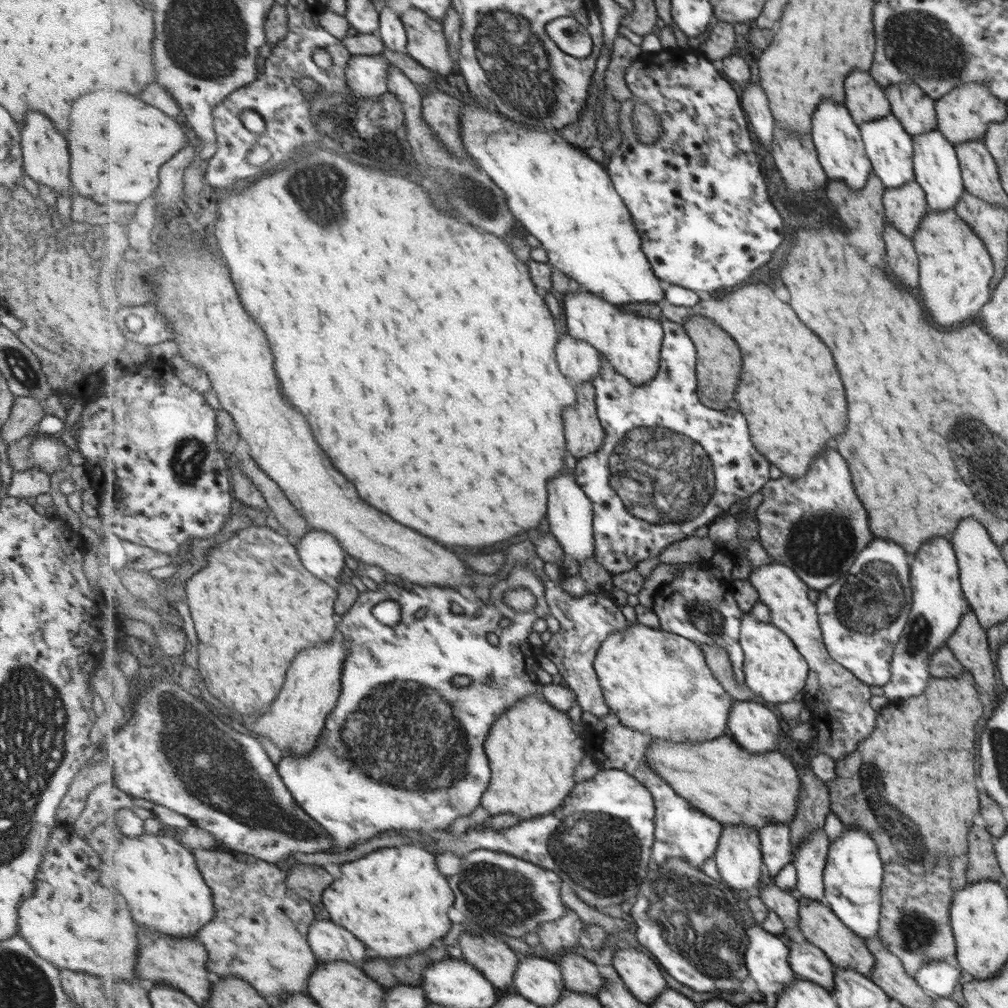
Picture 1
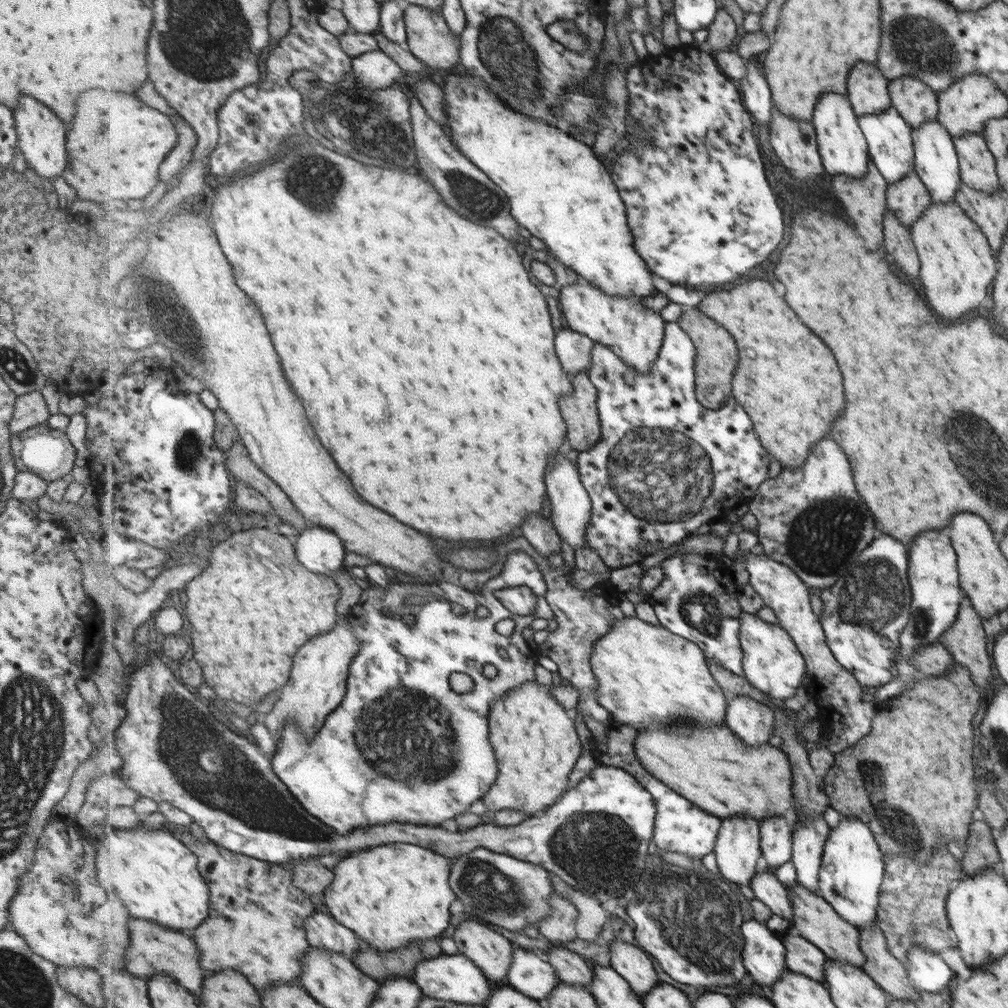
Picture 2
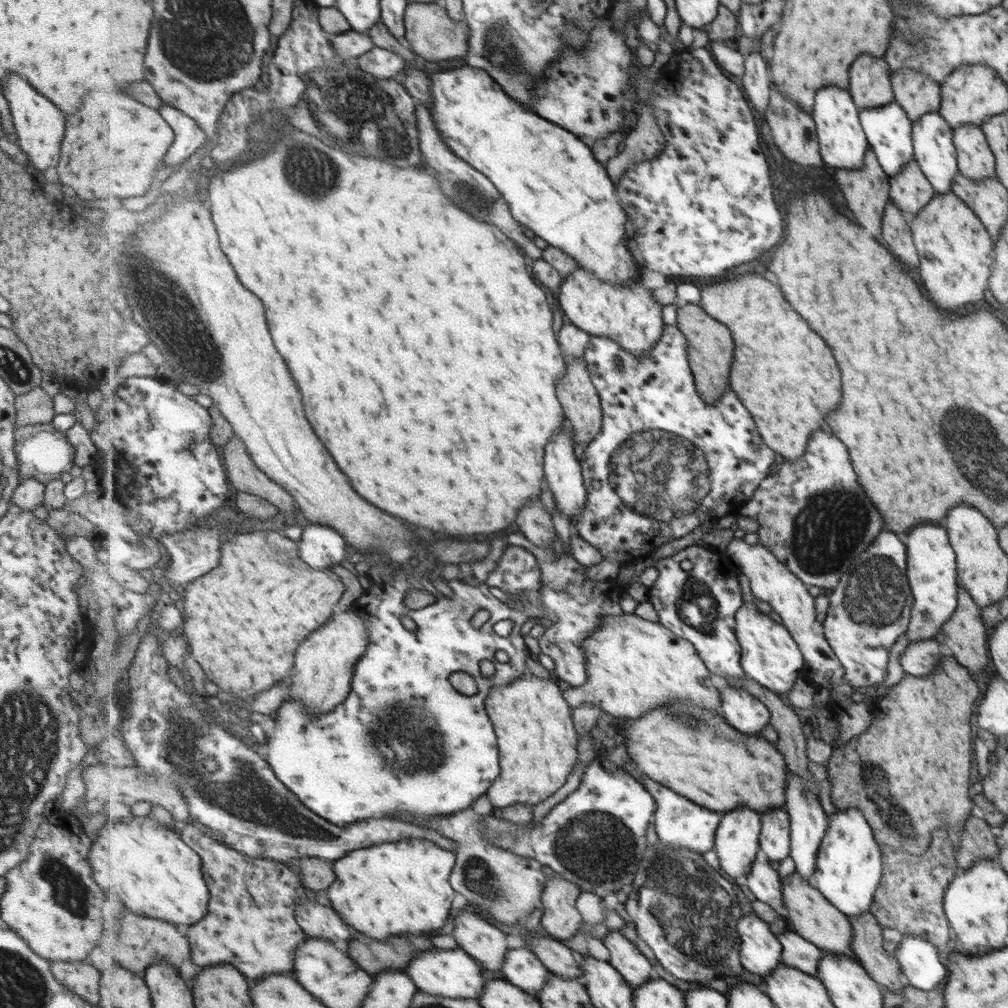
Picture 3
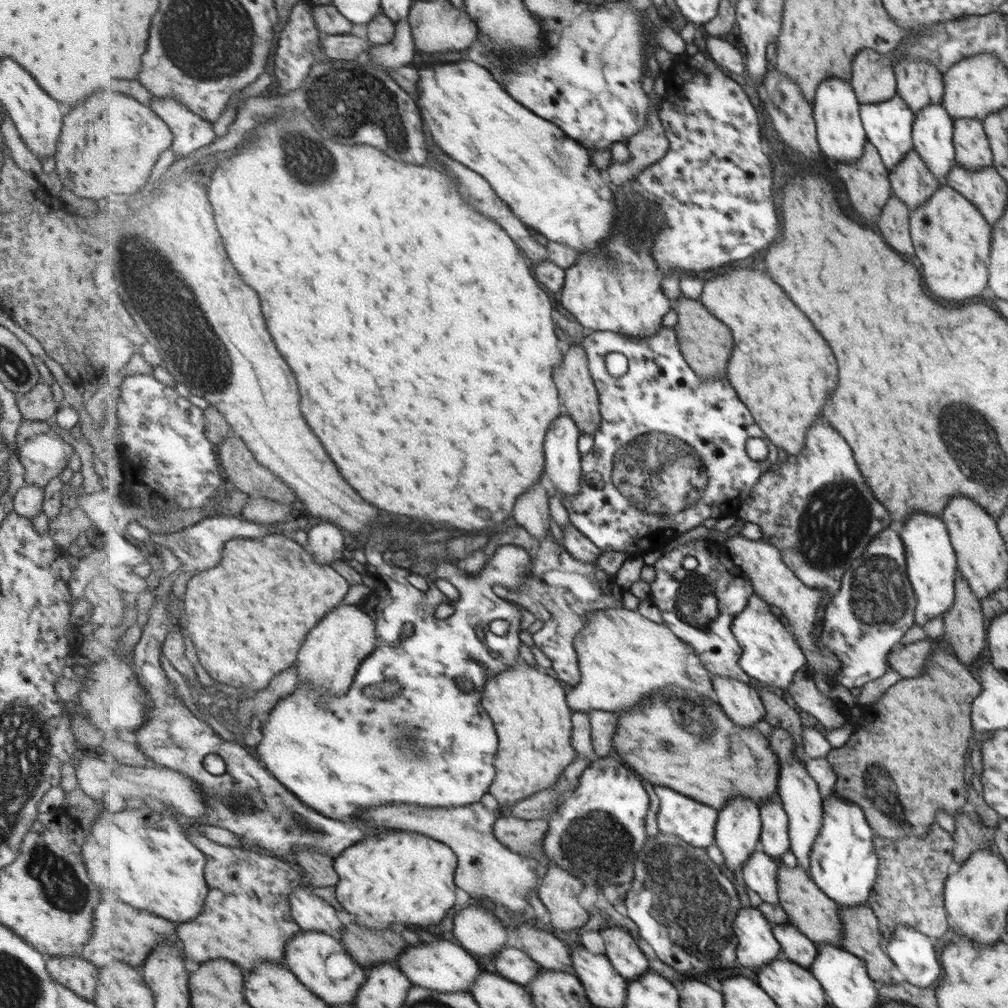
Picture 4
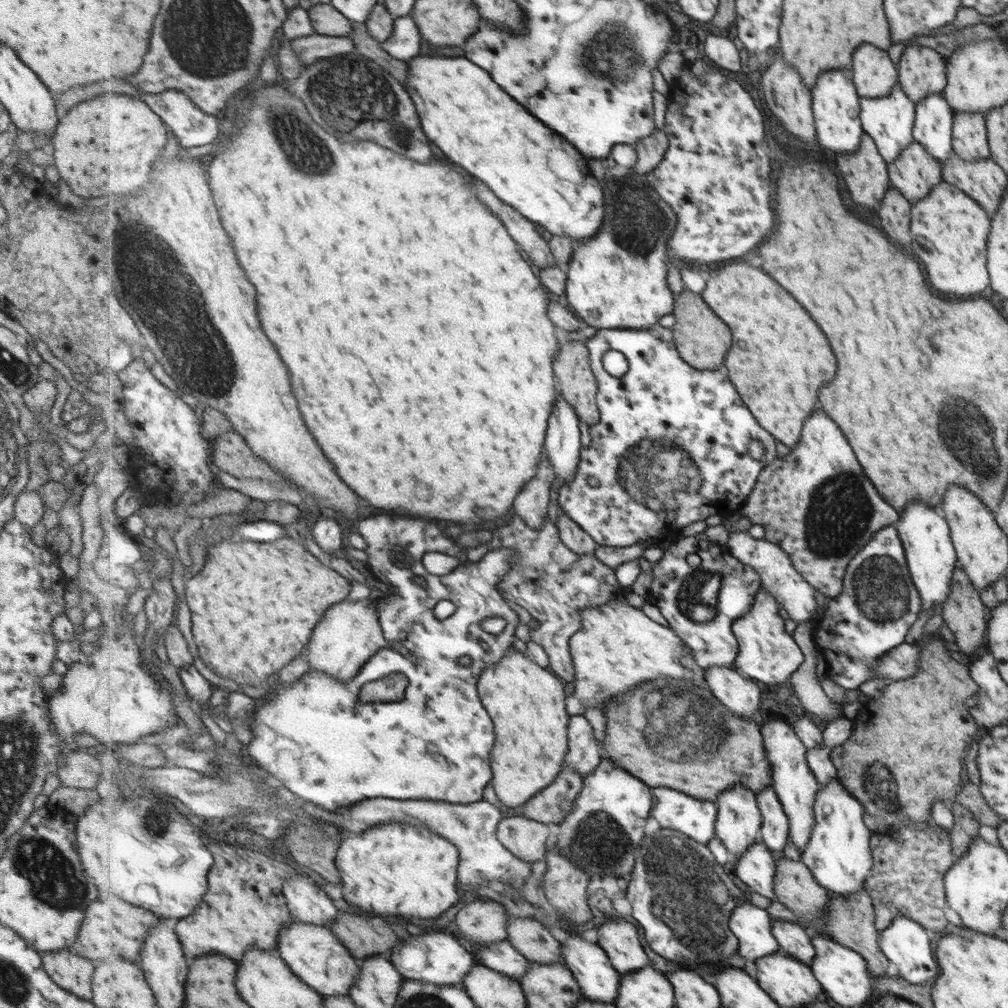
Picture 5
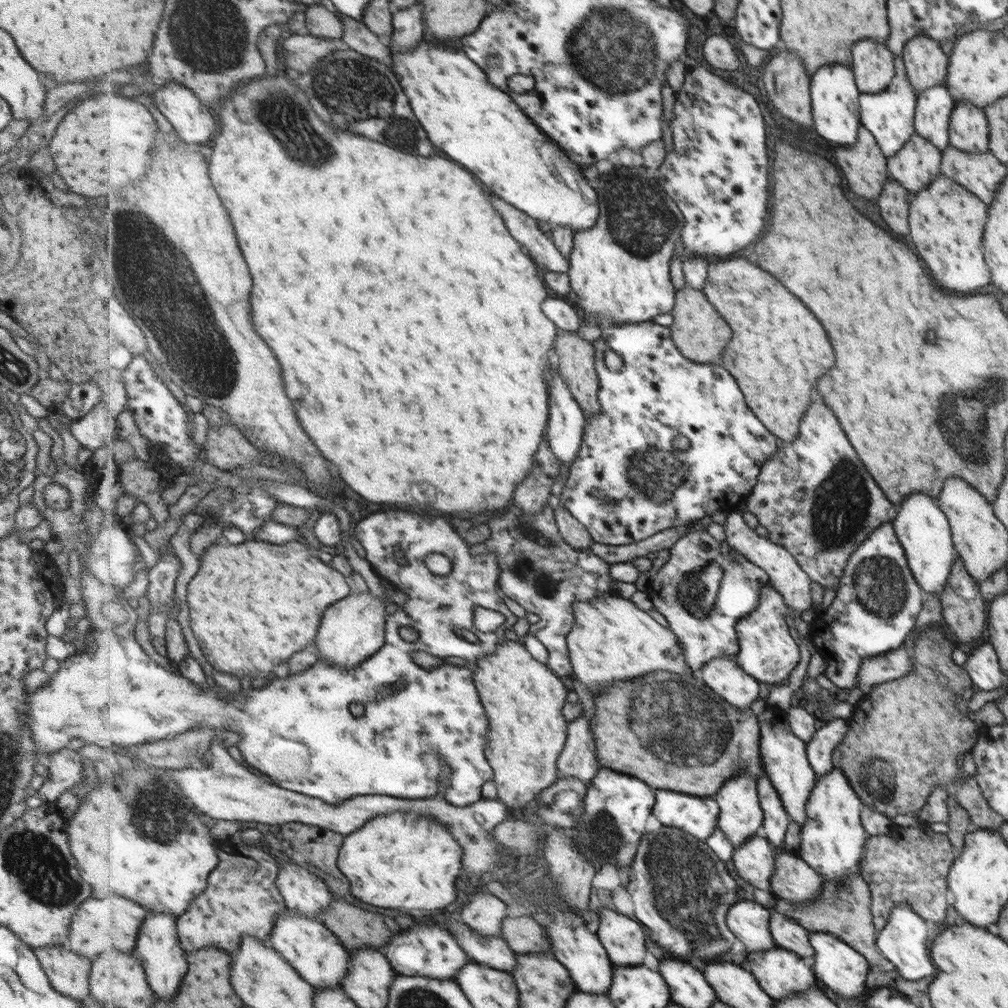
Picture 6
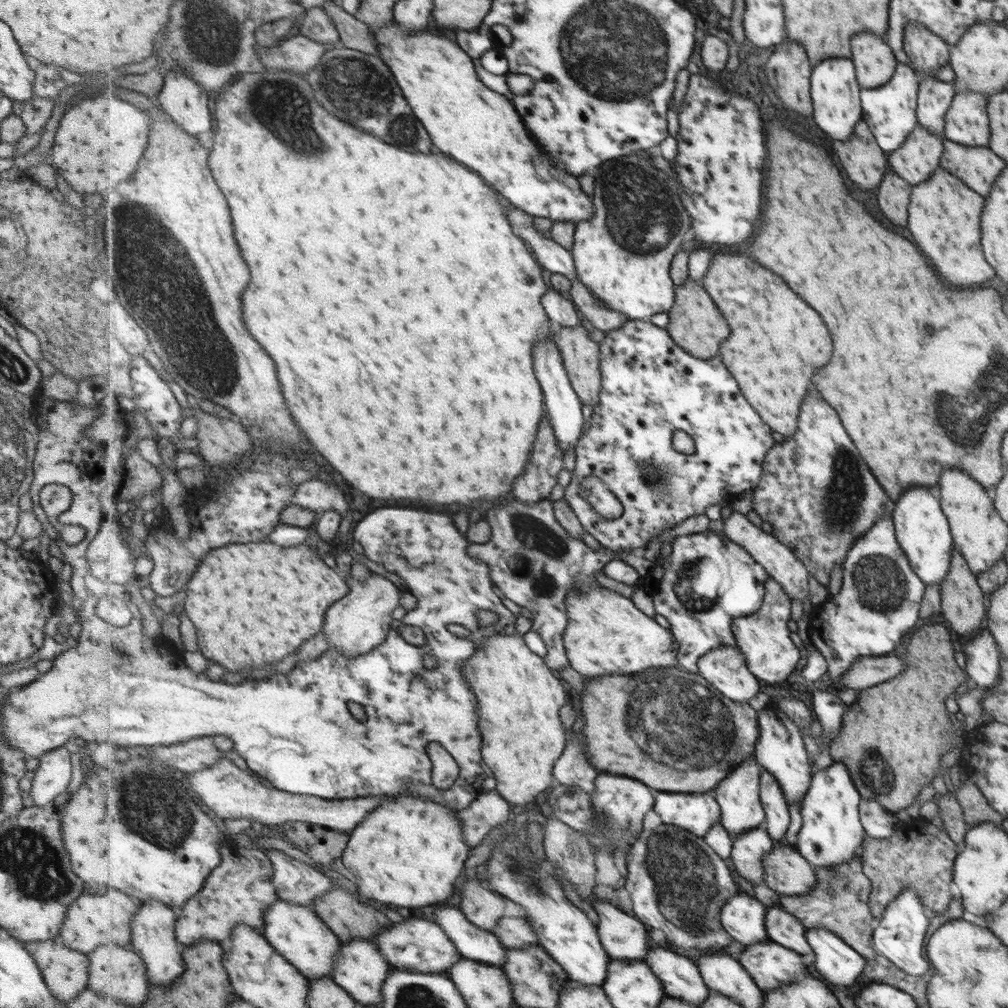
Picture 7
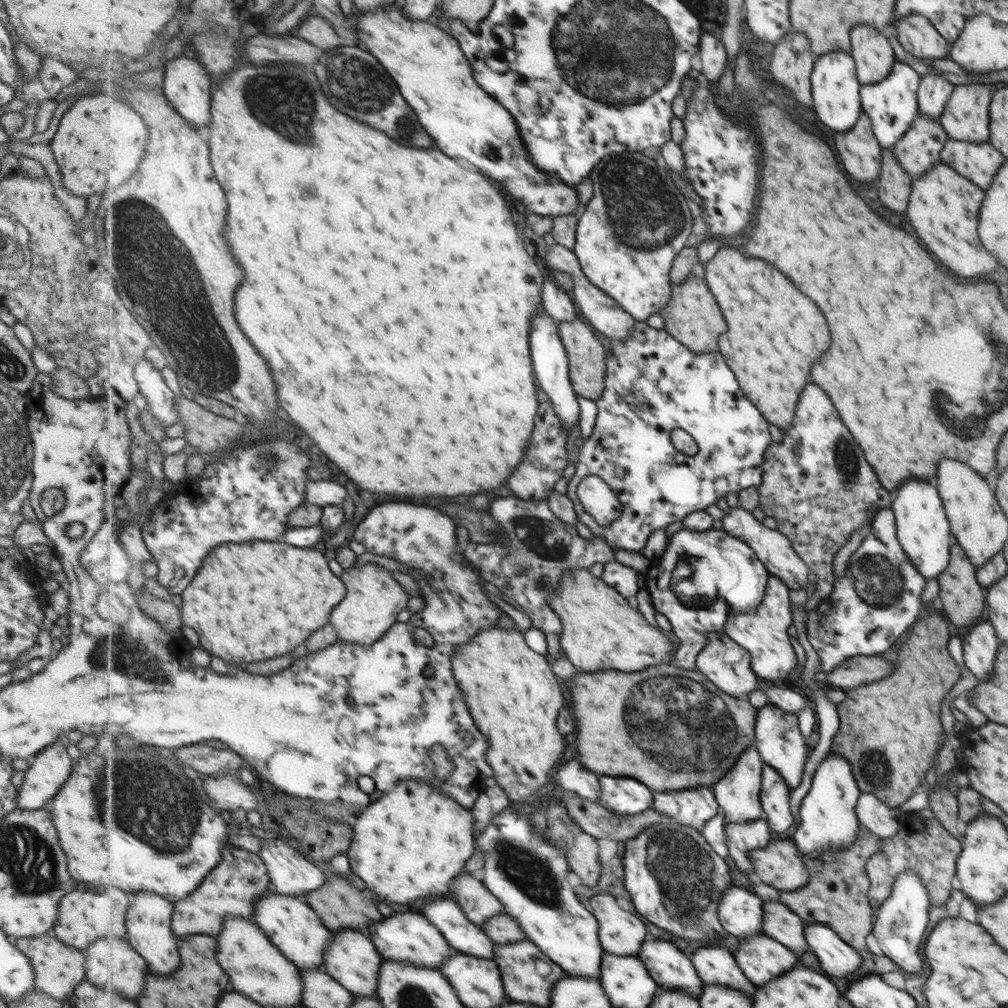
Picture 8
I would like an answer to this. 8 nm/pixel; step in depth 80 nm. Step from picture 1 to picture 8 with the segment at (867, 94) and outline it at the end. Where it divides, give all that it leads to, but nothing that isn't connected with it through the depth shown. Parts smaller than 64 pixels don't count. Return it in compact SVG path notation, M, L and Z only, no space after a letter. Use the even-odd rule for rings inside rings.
M857 24L857 28L853 28L849 52L855 61L856 76L861 84L883 80L895 62L887 38L867 24Z

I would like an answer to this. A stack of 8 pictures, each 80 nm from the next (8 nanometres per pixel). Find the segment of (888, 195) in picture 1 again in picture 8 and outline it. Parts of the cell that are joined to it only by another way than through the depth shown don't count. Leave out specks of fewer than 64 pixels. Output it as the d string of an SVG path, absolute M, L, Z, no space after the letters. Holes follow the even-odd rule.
M921 113L912 120L909 130L890 151L913 180L940 162L940 151L948 140L941 124Z

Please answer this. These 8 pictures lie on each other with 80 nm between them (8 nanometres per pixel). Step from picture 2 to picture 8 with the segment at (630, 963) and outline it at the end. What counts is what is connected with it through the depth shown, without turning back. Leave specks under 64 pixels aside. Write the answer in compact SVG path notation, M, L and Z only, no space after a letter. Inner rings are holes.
M598 893L589 899L593 914L600 922L600 941L607 953L619 956L639 956L644 942L650 937L648 925L631 910L626 910L613 893Z

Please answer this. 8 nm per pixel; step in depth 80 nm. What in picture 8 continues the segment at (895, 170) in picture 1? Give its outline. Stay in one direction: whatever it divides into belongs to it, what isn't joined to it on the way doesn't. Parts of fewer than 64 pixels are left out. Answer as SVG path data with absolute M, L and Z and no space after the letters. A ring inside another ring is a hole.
M897 61L883 80L860 88L861 104L871 120L872 132L881 148L891 150L911 127L912 120L917 116L917 84L920 84L919 74L913 72L907 64Z

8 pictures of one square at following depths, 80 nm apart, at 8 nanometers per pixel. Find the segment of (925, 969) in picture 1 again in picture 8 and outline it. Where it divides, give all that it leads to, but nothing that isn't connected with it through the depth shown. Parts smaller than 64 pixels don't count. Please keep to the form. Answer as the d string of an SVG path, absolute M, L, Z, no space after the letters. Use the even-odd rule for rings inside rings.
M913 869L901 871L895 878L891 894L877 907L873 927L873 936L883 955L907 972L919 972L924 964L919 956L919 944L921 944L923 931L929 922L928 913L931 904L927 890L919 881Z

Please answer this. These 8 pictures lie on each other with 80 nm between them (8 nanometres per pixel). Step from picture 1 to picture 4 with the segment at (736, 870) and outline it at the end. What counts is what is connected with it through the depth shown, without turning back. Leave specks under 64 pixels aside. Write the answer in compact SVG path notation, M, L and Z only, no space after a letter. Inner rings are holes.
M737 795L722 808L716 824L716 842L726 858L726 866L735 874L762 842L761 812L749 797Z

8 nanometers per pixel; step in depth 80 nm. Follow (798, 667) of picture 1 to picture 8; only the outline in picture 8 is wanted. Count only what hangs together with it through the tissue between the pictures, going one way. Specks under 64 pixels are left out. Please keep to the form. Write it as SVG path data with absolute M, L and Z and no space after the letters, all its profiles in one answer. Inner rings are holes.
M769 575L766 593L759 608L745 614L731 612L725 631L737 644L751 652L753 672L761 679L773 682L779 680L781 676L787 677L789 670L797 664L793 648L785 634L789 624L791 624L791 612L789 612L786 584L776 576Z

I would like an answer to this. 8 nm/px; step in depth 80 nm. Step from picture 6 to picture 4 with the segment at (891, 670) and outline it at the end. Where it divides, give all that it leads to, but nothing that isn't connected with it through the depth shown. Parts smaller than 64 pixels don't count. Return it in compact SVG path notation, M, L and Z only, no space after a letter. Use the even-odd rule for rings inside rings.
M929 639L902 645L888 656L889 669L893 669L903 678L921 675L925 672L926 658L935 649L936 643Z

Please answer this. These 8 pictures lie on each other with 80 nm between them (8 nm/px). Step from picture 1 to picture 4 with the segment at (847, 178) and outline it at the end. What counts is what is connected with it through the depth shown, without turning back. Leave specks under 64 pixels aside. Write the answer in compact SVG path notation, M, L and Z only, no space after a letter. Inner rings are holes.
M828 78L820 81L813 96L813 116L816 125L816 142L821 152L841 164L849 164L863 154L863 128L857 114L857 96L849 81L838 78Z

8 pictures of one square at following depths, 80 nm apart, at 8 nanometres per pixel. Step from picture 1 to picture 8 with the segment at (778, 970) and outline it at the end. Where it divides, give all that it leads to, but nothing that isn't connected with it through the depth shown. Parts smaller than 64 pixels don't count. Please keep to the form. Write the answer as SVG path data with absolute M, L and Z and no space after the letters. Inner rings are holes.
M734 884L725 891L719 913L725 930L739 940L764 932L764 901L745 888Z

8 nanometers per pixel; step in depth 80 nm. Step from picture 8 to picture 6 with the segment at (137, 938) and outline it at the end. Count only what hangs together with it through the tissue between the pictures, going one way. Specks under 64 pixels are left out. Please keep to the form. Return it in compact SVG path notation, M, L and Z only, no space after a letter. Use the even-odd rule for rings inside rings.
M151 911L140 926L134 955L144 964L149 984L163 1002L172 1002L179 995L181 983L188 974L189 961L187 951L178 936L178 917L173 913Z

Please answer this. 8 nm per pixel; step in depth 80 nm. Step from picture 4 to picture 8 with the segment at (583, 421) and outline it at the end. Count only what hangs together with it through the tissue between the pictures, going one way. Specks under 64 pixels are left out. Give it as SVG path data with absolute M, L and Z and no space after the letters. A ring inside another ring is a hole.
M581 316L575 320L559 324L560 335L565 343L570 360L570 379L576 392L585 398L598 401L606 389L608 378L608 362L601 340L597 338L595 328L587 326Z

